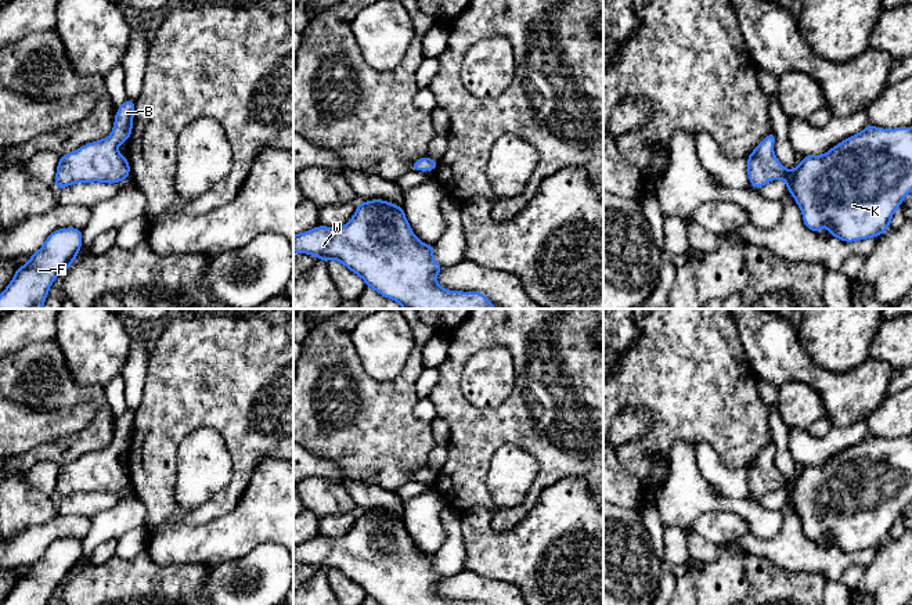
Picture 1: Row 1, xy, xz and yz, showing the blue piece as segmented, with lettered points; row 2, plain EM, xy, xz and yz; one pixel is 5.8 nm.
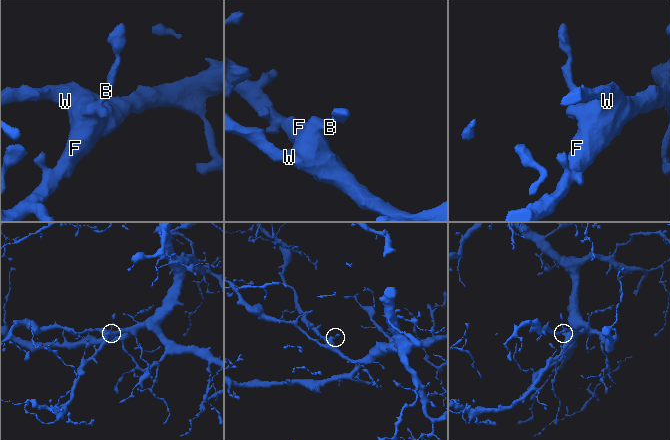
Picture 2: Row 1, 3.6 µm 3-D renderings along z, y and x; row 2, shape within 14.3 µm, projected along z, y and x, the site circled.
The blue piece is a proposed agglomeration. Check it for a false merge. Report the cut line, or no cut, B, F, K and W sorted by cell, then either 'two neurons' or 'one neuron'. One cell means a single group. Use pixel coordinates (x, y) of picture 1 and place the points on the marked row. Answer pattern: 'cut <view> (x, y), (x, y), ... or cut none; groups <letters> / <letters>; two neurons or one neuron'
cut none; groups B F K W; one neuron

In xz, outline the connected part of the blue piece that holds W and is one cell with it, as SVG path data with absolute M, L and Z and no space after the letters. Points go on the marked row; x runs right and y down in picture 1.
M383 199L357 204L353 217L342 227L317 226L293 234L293 252L314 255L322 262L336 259L361 277L367 287L396 300L403 309L497 309L482 292L441 288L436 277L444 267L435 262L435 248L417 238L404 208Z

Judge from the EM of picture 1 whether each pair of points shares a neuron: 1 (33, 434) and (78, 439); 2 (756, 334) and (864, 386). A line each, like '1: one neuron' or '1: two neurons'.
1: two neurons
2: one neuron

